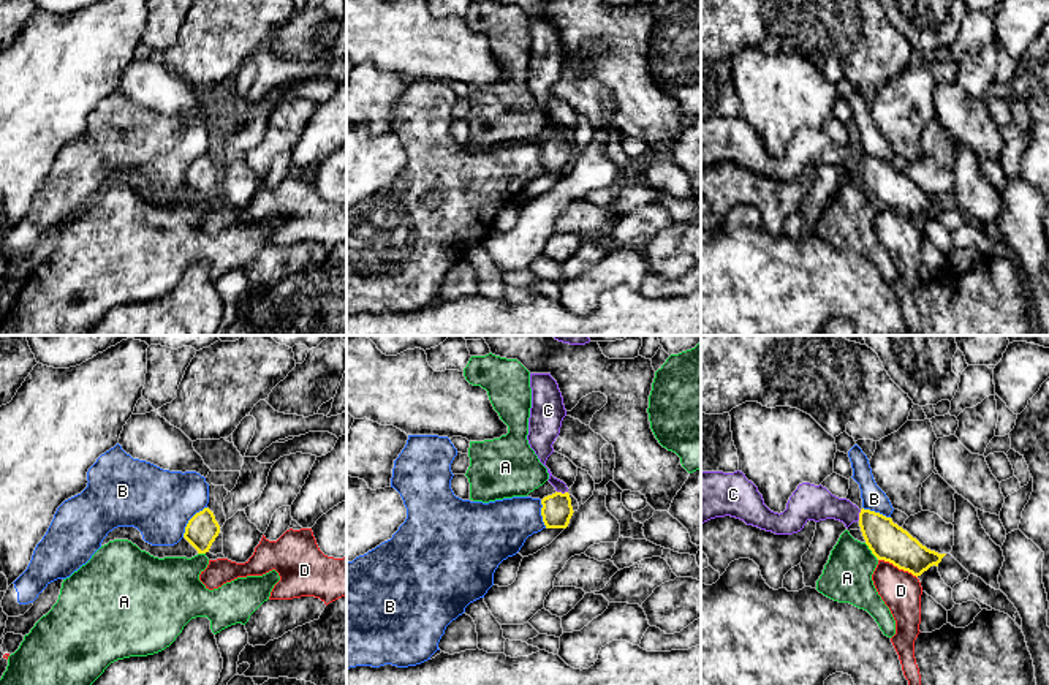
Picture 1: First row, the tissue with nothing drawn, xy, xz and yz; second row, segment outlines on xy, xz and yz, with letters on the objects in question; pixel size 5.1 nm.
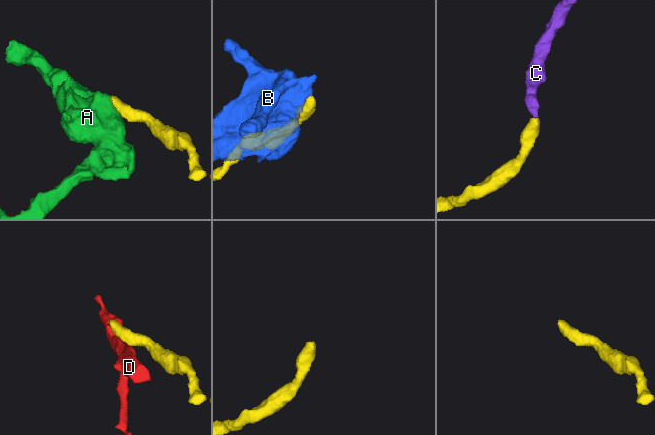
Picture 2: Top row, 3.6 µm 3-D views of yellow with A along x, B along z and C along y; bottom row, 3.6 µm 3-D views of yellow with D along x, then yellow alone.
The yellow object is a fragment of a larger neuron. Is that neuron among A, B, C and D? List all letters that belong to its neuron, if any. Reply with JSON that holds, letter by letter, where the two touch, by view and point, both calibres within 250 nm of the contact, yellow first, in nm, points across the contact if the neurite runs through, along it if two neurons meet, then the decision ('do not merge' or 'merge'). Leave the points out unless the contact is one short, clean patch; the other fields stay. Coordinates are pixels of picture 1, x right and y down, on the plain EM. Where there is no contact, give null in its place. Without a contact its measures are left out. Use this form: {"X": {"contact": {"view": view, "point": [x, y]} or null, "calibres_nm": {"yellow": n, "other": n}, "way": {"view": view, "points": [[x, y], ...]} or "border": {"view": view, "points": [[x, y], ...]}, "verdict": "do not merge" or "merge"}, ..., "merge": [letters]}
{"A": {"contact": {"view": "yz", "point": [871, 195]}, "calibres_nm": {"yellow": 200, "other": 260}, "border": {"view": "yz", "points": [[864, 189], [877, 203]]}, "verdict": "do not merge"}, "B": {"contact": {"view": "xy", "point": [189, 166]}, "calibres_nm": {"yellow": 160, "other": 340}, "verdict": "do not merge"}, "C": {"contact": {"view": "xz", "point": [560, 138]}, "calibres_nm": {"yellow": 150, "other": 100}, "way": {"view": "xz", "points": [[557, 155], [560, 138], [543, 108], [543, 94]]}, "verdict": "merge"}, "D": {"contact": {"view": "yz", "point": [897, 212]}, "calibres_nm": {"yellow": 200, "other": 200}, "border": {"view": "yz", "points": [[878, 204], [888, 206], [916, 223]]}, "verdict": "do not merge"}, "merge": ["C"]}

